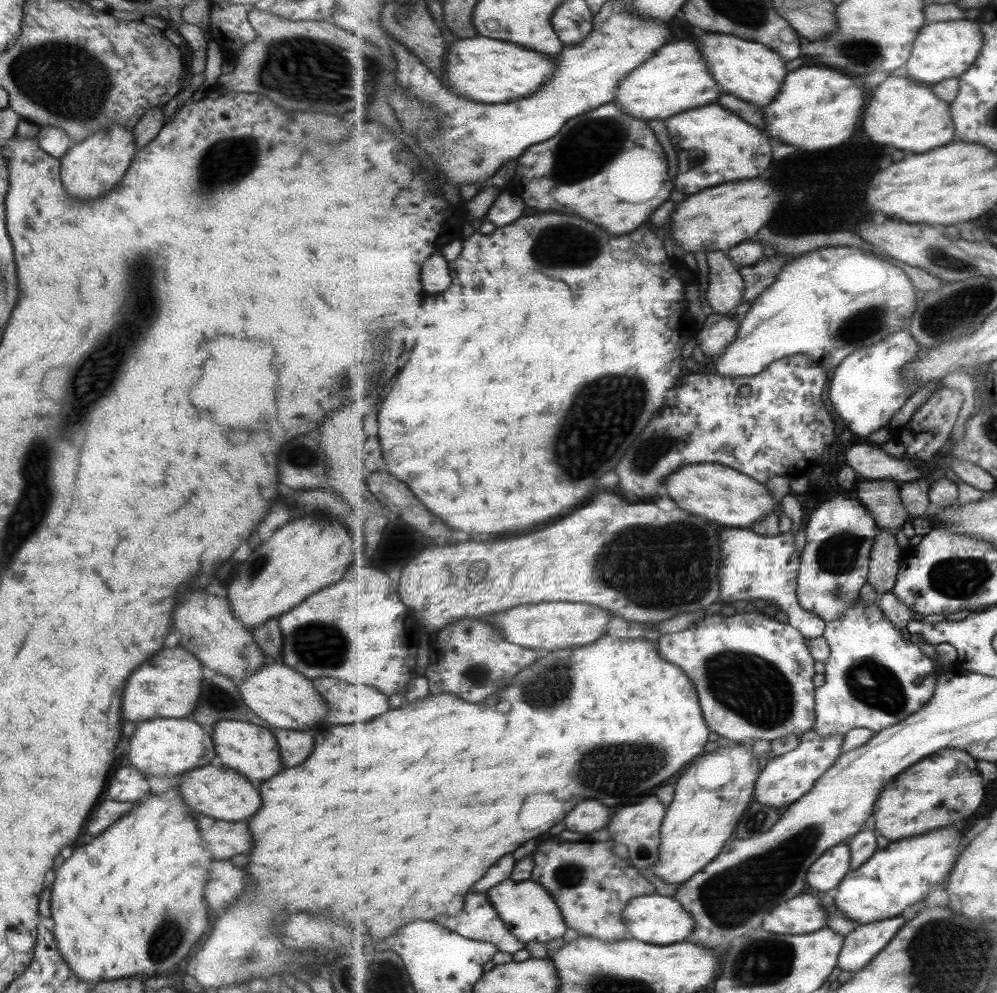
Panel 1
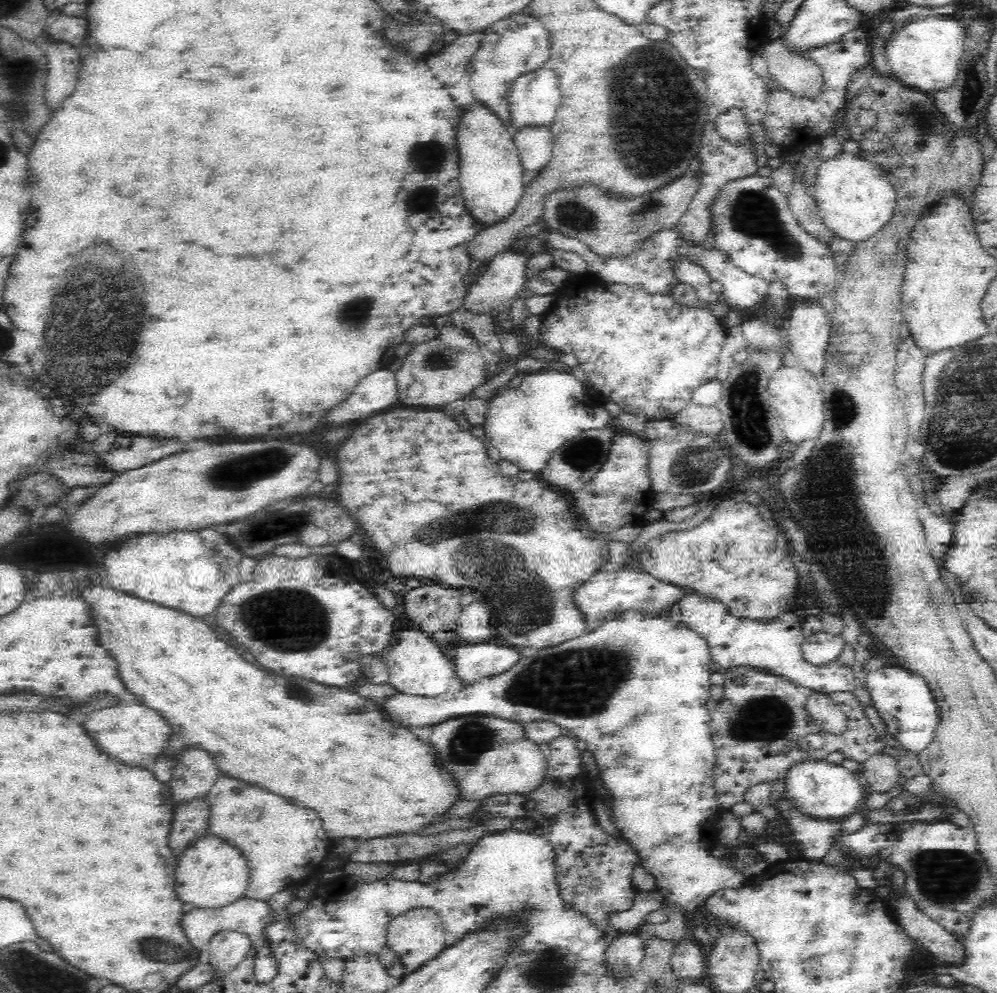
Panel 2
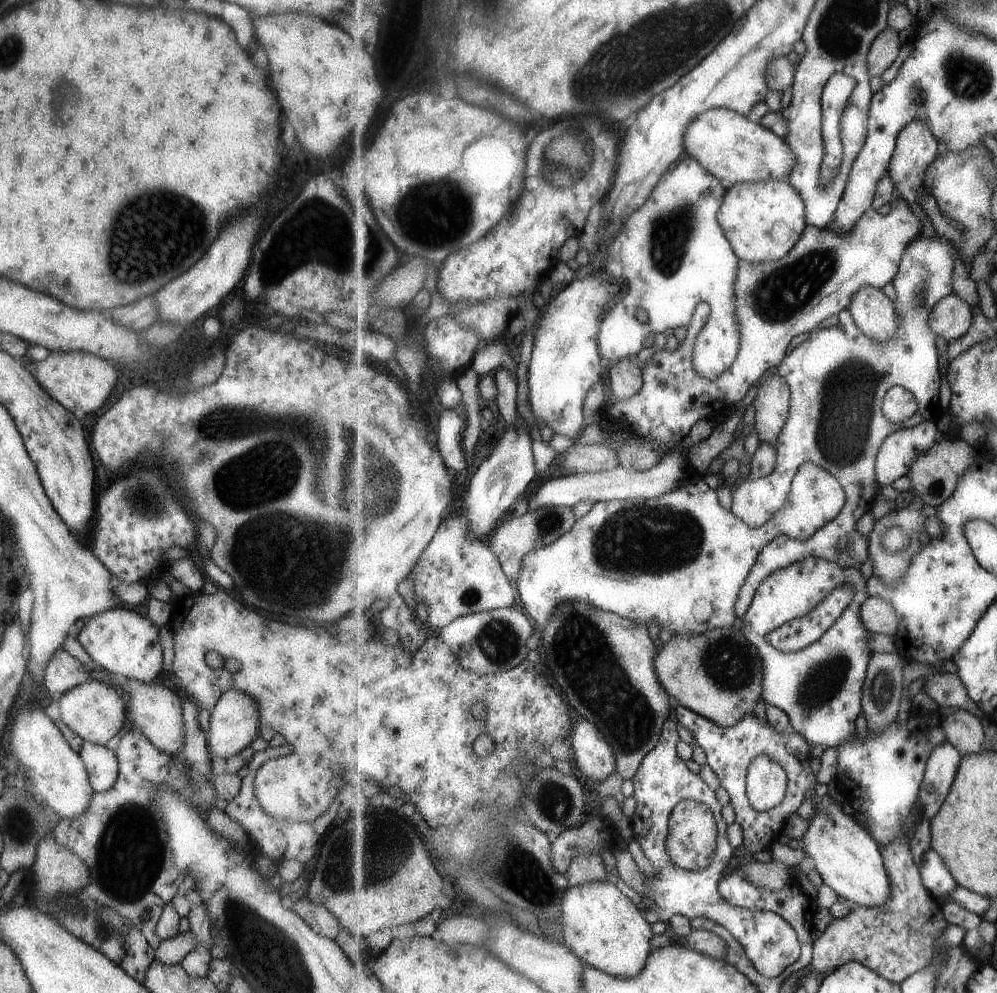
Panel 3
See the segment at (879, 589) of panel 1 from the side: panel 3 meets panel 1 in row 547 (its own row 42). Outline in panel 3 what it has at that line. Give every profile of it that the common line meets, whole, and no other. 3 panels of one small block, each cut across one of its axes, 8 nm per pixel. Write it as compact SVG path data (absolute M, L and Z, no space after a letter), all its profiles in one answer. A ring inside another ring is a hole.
M890 26L873 42L867 57L867 68L870 77L881 77L897 60L901 48L899 36Z

